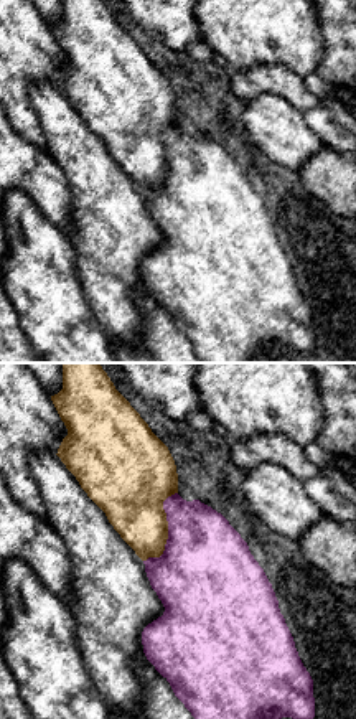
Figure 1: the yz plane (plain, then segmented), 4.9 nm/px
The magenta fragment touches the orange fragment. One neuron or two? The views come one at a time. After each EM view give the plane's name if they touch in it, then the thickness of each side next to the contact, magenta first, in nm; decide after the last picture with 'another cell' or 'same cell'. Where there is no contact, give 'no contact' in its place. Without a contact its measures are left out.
yz | 440/320 nm

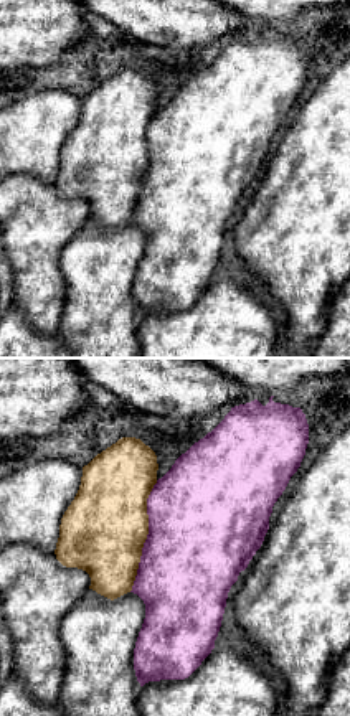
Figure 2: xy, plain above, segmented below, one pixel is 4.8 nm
xy | 500/420 nm

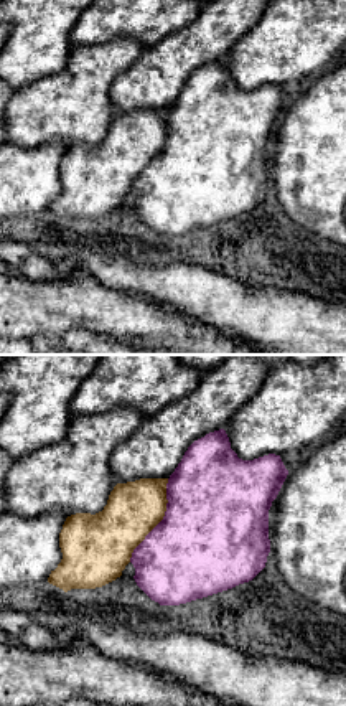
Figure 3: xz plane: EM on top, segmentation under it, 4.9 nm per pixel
xz | 500/260 nm

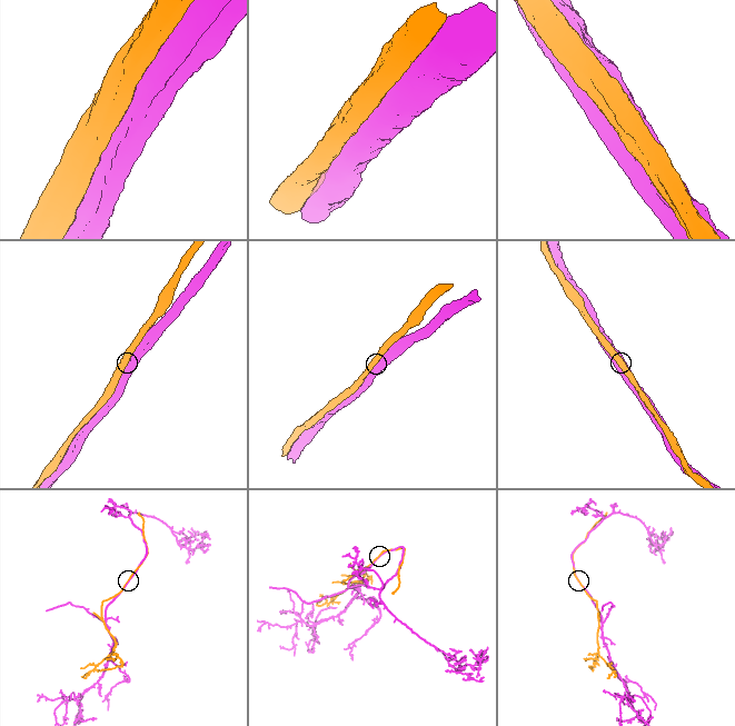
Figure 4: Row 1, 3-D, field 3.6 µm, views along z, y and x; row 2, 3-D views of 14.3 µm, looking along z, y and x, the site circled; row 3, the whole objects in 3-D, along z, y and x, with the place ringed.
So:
another cell

